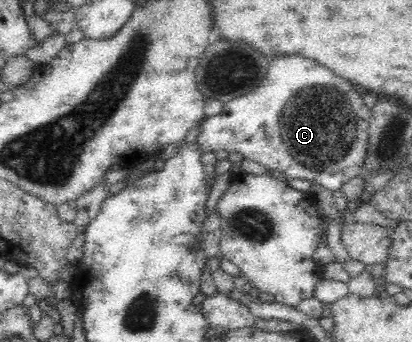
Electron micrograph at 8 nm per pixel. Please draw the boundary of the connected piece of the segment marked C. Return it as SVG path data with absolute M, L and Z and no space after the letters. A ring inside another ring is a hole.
M277 57L271 61L269 73L257 87L244 96L224 102L217 115L200 122L196 144L201 154L219 149L227 153L236 151L244 160L257 162L270 172L280 171L289 179L307 179L339 193L344 183L364 171L370 119L371 109L365 106L361 93L357 93L349 81L305 57Z

